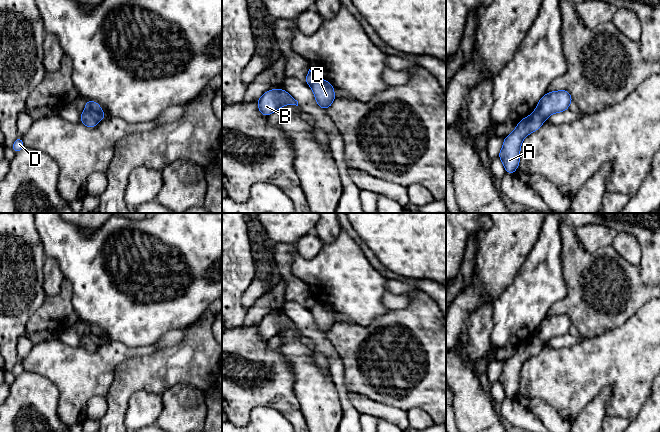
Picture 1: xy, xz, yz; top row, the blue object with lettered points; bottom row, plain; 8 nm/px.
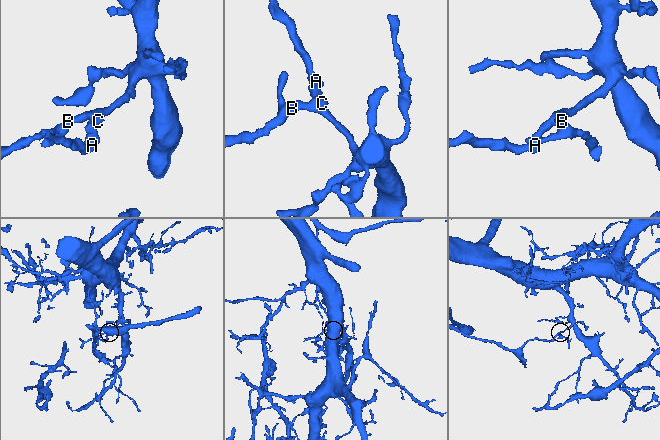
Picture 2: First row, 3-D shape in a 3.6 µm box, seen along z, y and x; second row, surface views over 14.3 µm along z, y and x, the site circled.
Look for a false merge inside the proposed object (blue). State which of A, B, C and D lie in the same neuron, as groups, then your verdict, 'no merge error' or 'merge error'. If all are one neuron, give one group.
A / B C D | merge error

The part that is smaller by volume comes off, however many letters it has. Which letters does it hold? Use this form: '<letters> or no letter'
A

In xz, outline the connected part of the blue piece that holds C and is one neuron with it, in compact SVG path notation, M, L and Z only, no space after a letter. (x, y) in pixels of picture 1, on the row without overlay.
M319 302L310 309L317 328L322 333L327 333L335 324L335 317L333 310L324 303Z

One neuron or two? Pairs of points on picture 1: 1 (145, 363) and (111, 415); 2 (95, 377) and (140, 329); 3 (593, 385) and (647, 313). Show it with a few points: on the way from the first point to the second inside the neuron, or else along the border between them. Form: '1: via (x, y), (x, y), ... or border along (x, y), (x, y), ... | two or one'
1: via (133, 376), (122, 388), (117, 402) | one
2: border along (106, 338), (129, 346), (150, 344) | two
3: via (608, 367), (644, 331) | one

